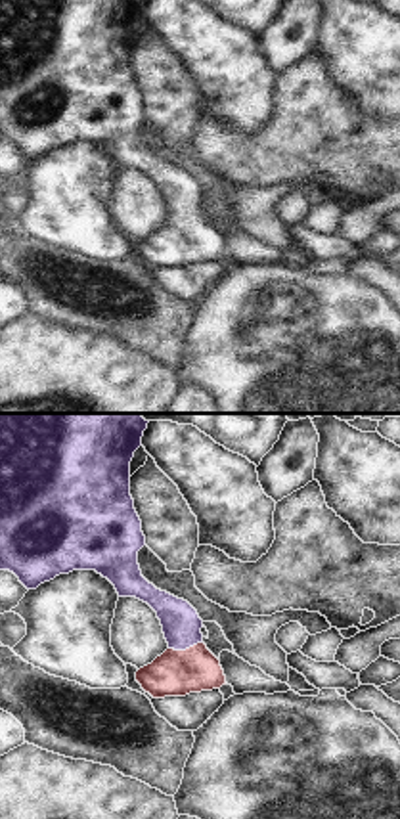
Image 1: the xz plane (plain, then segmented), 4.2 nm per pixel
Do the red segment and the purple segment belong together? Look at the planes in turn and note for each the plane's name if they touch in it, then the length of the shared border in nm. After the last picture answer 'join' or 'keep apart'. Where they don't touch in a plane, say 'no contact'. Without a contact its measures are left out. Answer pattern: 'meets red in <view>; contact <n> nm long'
meets red in xz; contact 150 nm long

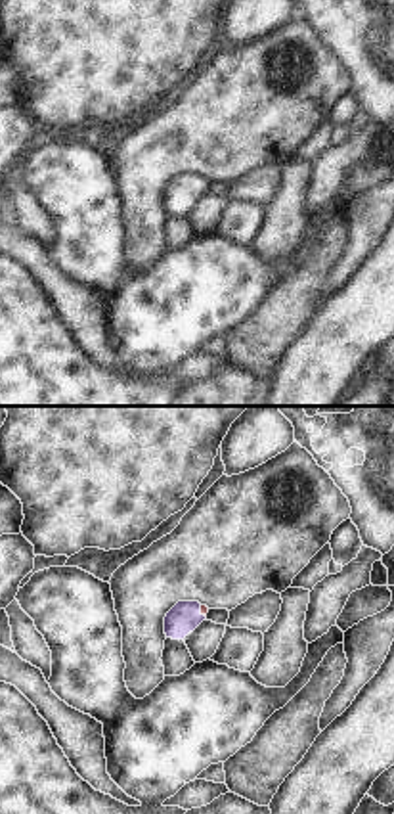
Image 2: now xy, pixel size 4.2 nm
meets red in xy; contact 60 nm long

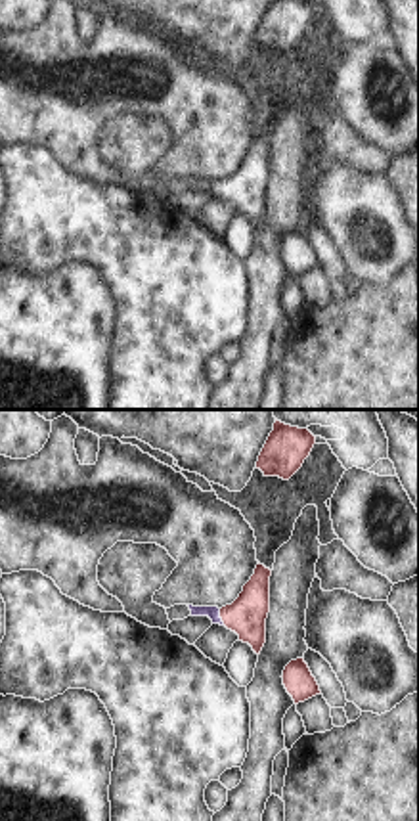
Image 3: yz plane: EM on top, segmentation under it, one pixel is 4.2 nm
meets red in yz; contact 80 nm long

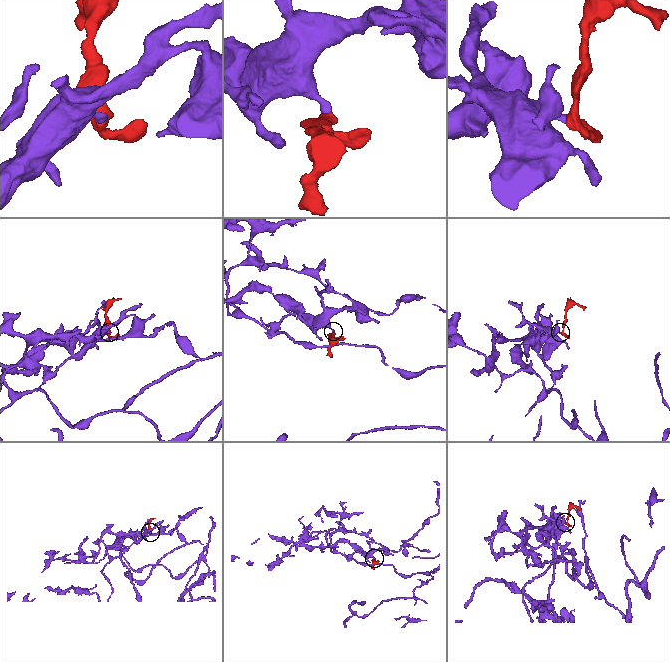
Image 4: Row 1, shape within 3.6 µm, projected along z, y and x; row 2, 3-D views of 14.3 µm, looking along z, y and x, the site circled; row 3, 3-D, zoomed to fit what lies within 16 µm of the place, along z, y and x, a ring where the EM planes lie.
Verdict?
join

